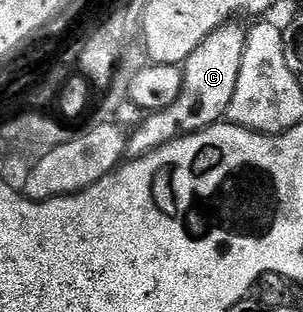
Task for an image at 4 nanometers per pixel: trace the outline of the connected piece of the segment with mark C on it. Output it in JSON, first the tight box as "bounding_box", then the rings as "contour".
{"bounding_box":[126,23,246,159],"contour":[[[227,23],[208,39],[204,39],[188,55],[181,66],[182,90],[180,95],[167,109],[159,109],[156,113],[146,113],[143,121],[135,127],[126,138],[126,157],[133,159],[143,157],[178,137],[207,129],[209,125],[219,124],[225,118],[228,107],[232,103],[232,95],[236,95],[236,79],[240,77],[240,63],[246,46],[246,29],[243,26]]]}

